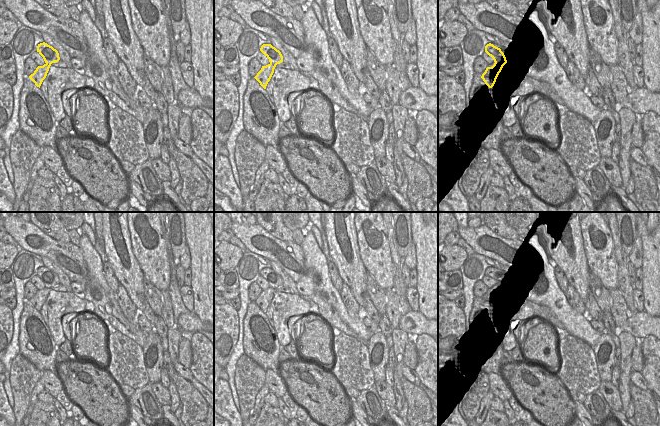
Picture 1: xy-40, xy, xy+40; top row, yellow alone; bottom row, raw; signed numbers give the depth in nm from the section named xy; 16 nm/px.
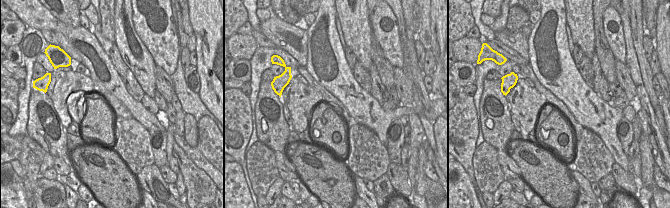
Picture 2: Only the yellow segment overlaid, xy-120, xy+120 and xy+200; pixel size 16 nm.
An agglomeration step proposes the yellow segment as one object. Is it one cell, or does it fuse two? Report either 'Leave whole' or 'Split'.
Split.

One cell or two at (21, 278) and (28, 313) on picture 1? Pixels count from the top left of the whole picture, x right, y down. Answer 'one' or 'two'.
two

